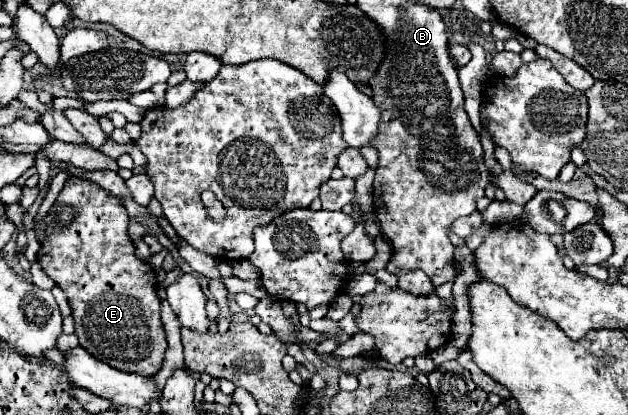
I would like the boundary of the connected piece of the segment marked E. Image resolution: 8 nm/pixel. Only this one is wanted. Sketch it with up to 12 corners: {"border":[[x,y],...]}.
{"border":[[69,179],[77,215],[37,263],[81,347],[155,375],[167,349],[155,271],[125,207]]}

